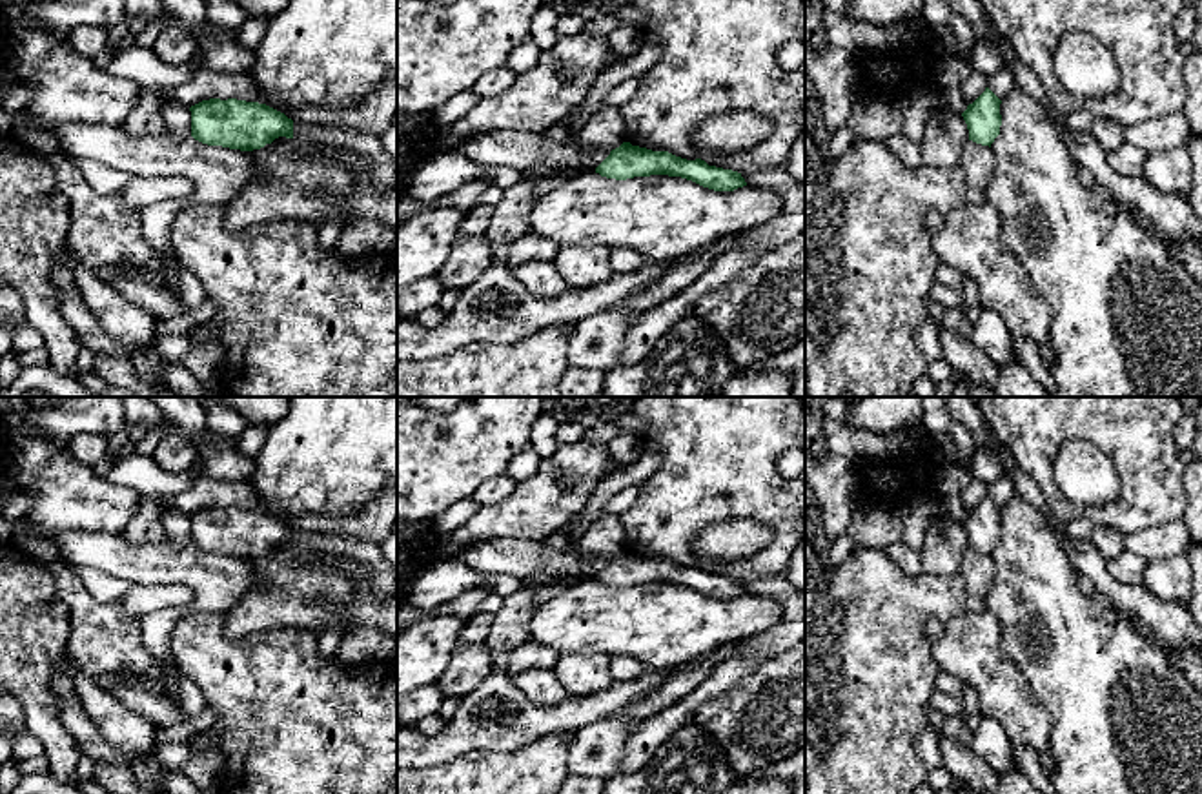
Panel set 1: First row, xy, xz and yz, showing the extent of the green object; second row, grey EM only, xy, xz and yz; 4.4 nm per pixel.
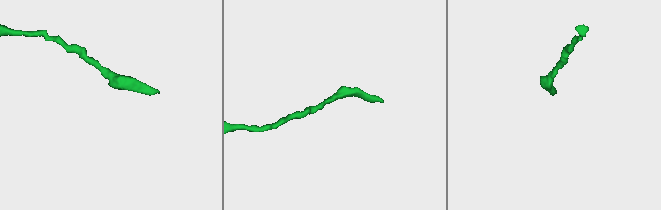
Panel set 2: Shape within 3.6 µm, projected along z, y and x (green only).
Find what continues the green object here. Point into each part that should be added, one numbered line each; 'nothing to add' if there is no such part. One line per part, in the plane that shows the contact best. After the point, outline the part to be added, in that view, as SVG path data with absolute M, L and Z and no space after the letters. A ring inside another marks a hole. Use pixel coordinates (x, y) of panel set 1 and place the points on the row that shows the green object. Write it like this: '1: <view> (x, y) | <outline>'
nothing to add

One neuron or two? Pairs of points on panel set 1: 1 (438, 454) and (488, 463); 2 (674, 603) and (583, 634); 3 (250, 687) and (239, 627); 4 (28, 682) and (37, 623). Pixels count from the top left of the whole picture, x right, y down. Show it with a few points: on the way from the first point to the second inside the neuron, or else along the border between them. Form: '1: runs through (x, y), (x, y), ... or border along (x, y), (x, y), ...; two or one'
1: runs through (450, 454), (476, 454); one
2: runs through (652, 621), (605, 621); one
3: border along (221, 616), (226, 638), (243, 638), (283, 627); two
4: runs through (28, 667), (28, 638); one

